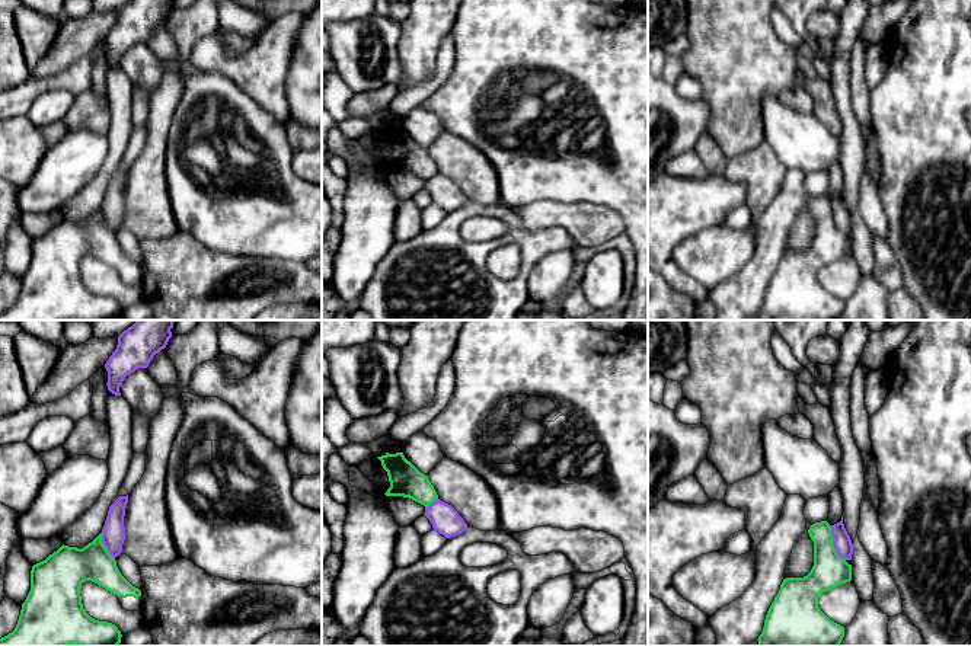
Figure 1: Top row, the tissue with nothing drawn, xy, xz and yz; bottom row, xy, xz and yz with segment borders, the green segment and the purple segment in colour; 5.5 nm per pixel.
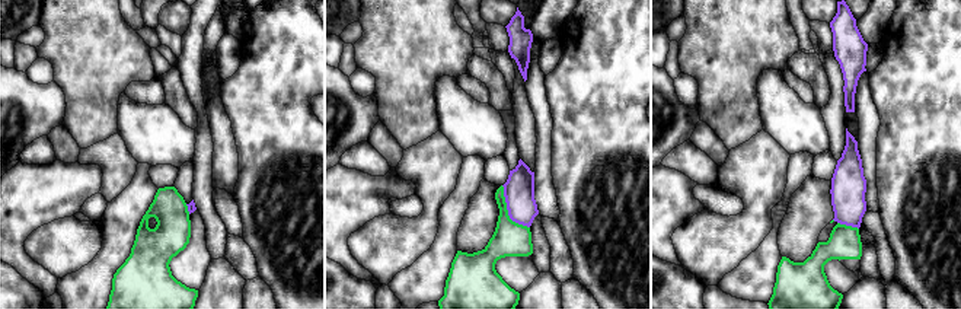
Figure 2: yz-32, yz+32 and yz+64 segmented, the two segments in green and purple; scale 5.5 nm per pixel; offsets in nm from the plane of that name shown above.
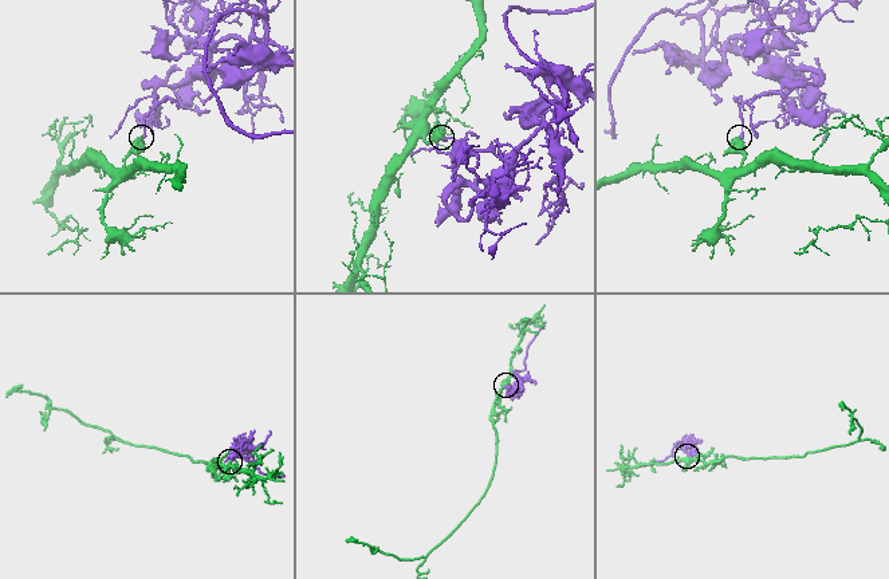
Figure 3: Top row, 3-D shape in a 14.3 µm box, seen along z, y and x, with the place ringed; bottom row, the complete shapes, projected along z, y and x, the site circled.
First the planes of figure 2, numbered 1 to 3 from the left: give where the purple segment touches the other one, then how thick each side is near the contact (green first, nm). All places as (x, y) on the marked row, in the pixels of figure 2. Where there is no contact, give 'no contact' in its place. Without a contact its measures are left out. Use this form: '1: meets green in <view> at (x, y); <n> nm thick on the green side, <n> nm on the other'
1: meets green in yz-32 at (187, 209); 200 nm thick on the green side, 50 nm on the other
2: meets green in yz+32 at (507, 212); 190 nm thick on the green side, 170 nm on the other
3: meets green in yz+64 at (848, 226); 180 nm thick on the green side, 190 nm on the other

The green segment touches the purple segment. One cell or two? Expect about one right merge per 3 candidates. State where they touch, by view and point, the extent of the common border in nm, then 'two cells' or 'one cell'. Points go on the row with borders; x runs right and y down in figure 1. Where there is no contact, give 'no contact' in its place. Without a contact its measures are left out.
meets green in yz at (831, 543); contact 220 nm long; two cells

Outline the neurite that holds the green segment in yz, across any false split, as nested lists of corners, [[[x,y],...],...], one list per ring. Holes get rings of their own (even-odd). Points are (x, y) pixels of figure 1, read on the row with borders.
[[[827,521],[815,522],[808,534],[814,541],[814,566],[804,578],[783,579],[772,602],[758,646],[839,646],[844,627],[818,607],[818,597],[852,581],[852,565],[841,559]]]

